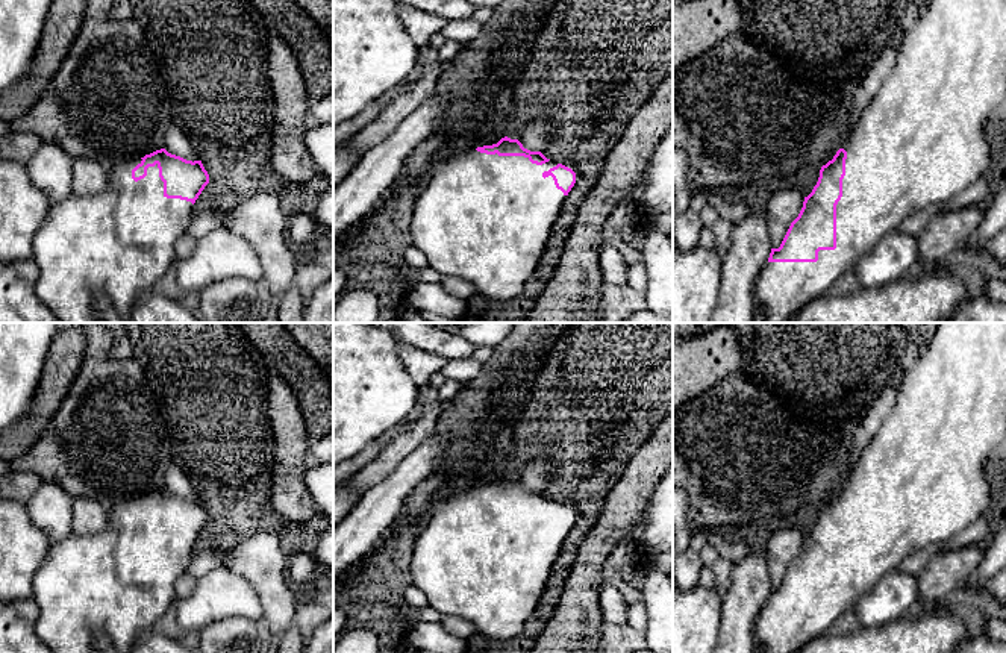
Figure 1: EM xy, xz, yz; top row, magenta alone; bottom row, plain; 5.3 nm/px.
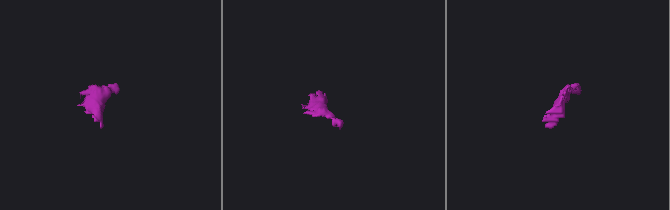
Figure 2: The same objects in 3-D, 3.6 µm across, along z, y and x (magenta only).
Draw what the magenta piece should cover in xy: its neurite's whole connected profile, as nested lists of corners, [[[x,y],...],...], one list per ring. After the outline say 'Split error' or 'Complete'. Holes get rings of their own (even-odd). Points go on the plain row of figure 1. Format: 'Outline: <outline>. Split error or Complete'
Outline: [[[156,489],[144,497],[133,497],[108,506],[111,521],[100,533],[70,536],[52,544],[42,565],[33,577],[33,600],[39,608],[35,626],[38,638],[52,653],[94,653],[97,633],[109,638],[118,653],[130,653],[135,639],[153,629],[176,600],[176,580],[188,571],[194,556],[194,542],[209,523],[202,500],[186,500]]]. Split error

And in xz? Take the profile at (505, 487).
Outline: [[[508,476],[439,500],[412,550],[412,583],[441,615],[461,617],[494,639],[518,635],[548,583],[551,561],[576,523],[576,512]]]. Split error

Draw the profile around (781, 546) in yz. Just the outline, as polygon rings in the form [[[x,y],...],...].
[[[774,527],[767,530],[761,548],[767,558],[771,588],[779,588],[791,562],[803,547],[804,535],[795,527]]]

